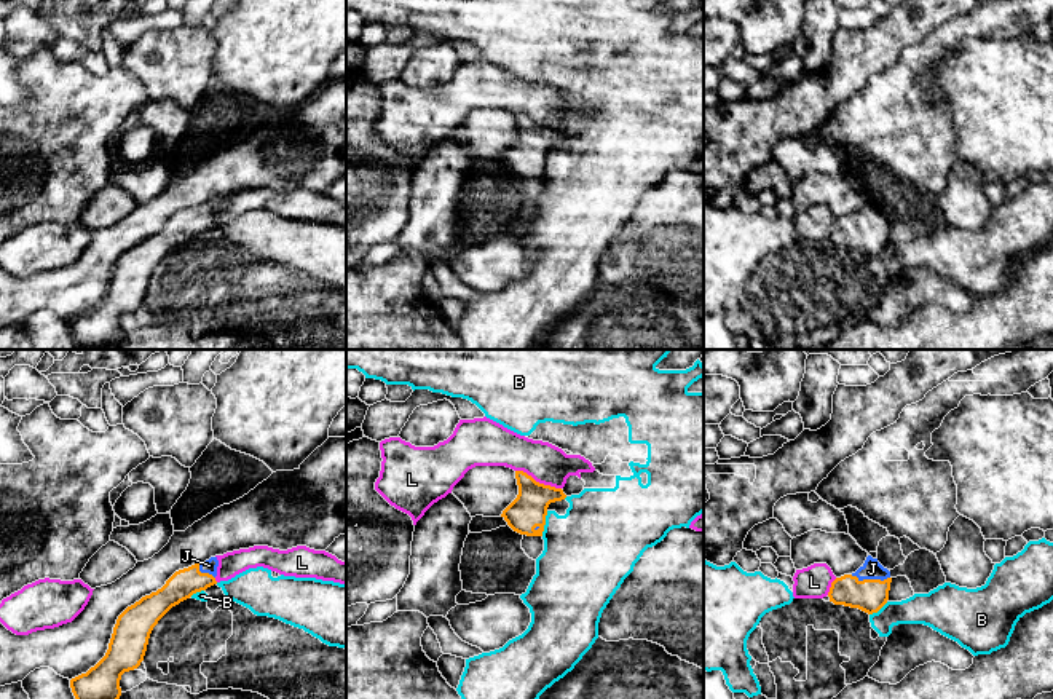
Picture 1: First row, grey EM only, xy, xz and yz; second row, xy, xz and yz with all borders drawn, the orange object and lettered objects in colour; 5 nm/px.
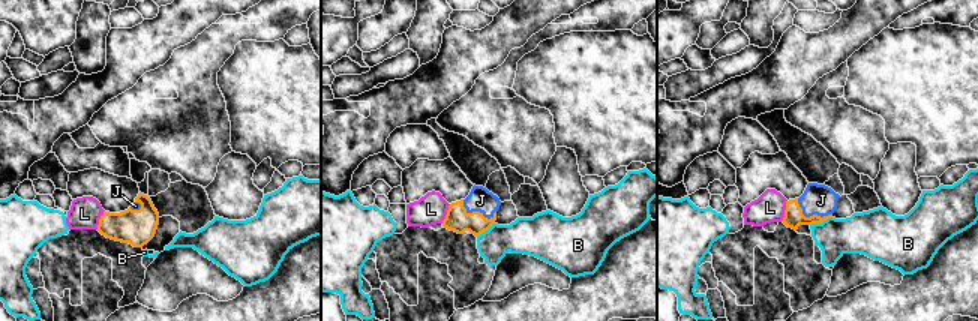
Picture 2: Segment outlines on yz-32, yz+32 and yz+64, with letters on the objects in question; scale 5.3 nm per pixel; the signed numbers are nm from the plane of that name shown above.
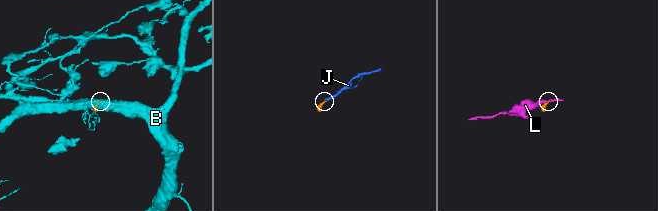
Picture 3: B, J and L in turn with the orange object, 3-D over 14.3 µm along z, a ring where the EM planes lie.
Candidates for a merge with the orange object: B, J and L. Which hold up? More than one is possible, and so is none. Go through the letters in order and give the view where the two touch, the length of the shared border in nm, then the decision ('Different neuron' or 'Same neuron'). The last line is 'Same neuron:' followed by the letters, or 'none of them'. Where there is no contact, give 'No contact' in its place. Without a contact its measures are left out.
B: Touches orange in xz. Shared border 130 nm. Different neuron
J: Touches orange in yz. Shared border 200 nm. Same neuron
L: Touches orange in xz. Shared border 260 nm. Different neuron
Same neuron: J

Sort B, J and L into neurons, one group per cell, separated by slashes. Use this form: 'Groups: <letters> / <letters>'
Groups: B / J / L

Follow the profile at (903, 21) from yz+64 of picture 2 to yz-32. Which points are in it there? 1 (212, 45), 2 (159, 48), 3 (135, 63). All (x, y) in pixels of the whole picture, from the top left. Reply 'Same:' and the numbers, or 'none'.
Same: 1

